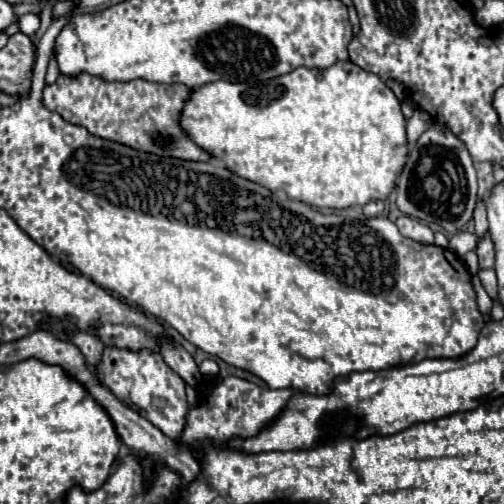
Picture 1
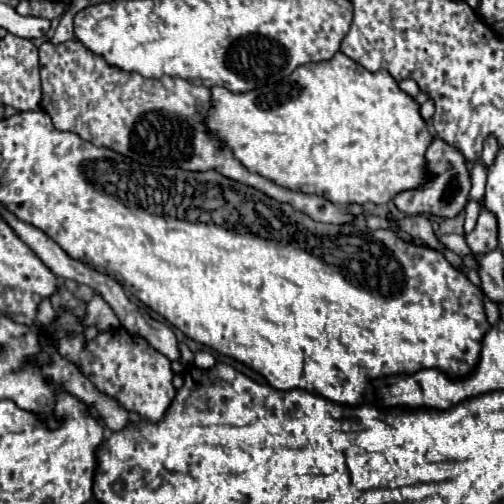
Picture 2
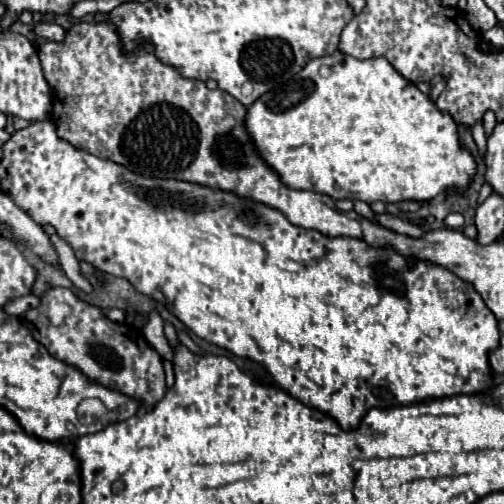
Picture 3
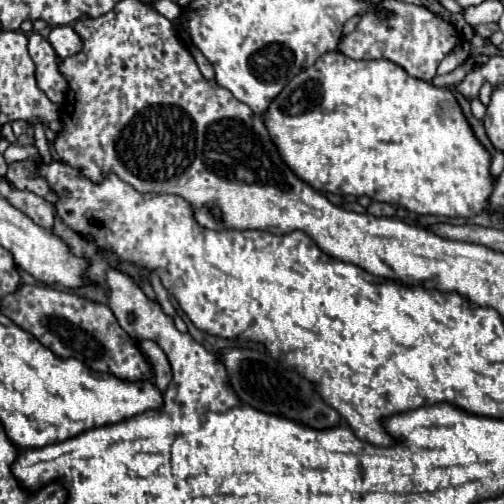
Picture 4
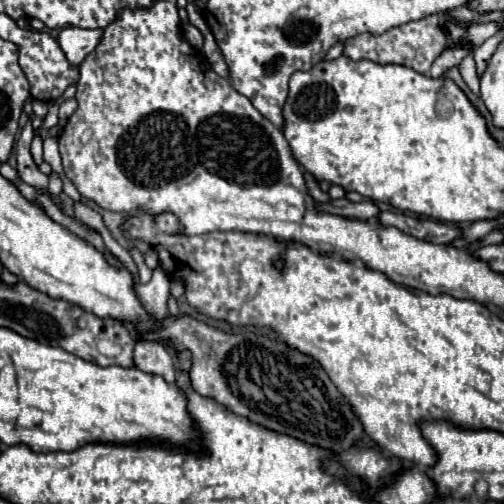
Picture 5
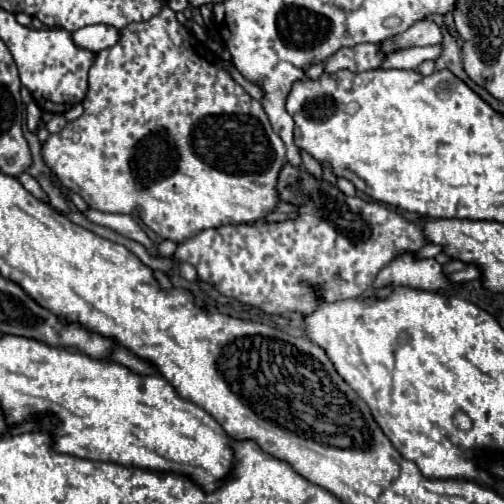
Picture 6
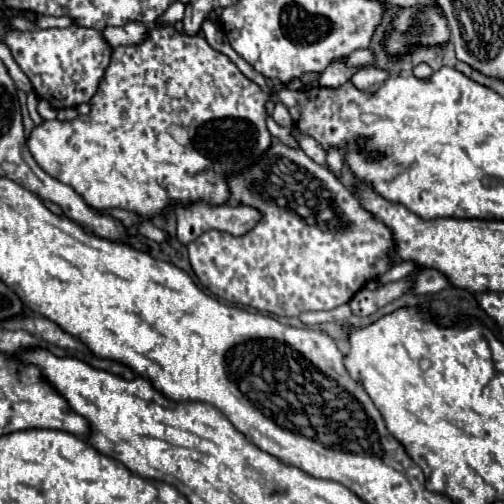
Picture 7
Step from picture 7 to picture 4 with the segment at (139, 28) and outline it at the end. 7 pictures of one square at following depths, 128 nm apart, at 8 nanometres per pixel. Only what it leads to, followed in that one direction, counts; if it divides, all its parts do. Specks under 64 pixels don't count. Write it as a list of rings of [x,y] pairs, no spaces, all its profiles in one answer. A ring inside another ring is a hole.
[[[56,26],[50,32],[50,44],[54,46],[60,58],[74,56],[82,50],[82,38],[74,32],[72,26]]]

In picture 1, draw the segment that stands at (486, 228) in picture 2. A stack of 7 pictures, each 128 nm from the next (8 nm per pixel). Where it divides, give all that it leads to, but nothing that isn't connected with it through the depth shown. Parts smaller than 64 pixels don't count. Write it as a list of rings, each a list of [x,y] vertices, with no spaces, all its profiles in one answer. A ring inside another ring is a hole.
[[[486,232],[478,244],[476,244],[476,254],[480,260],[480,268],[492,268],[494,266],[494,244],[490,238],[490,232]]]

